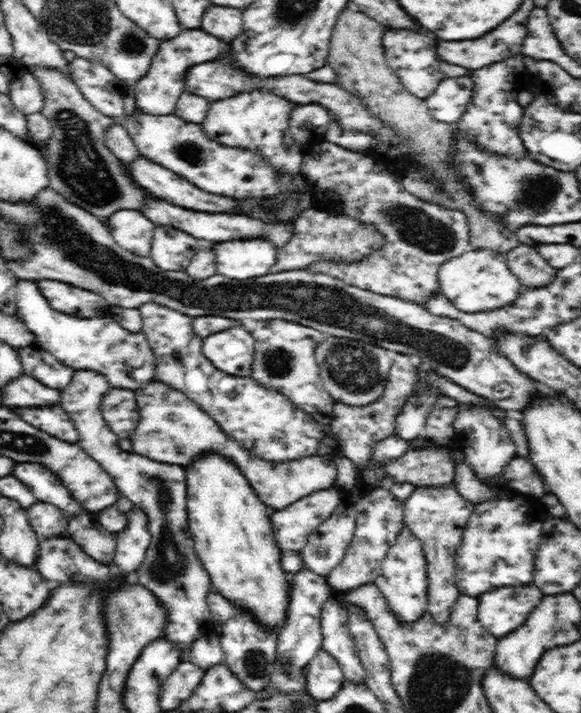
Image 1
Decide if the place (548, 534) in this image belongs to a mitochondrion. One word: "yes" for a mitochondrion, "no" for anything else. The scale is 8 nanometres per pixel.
no

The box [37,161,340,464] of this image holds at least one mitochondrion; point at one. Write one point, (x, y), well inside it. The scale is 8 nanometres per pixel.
(277, 362)

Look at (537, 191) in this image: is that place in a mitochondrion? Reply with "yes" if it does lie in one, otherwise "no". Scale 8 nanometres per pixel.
yes

